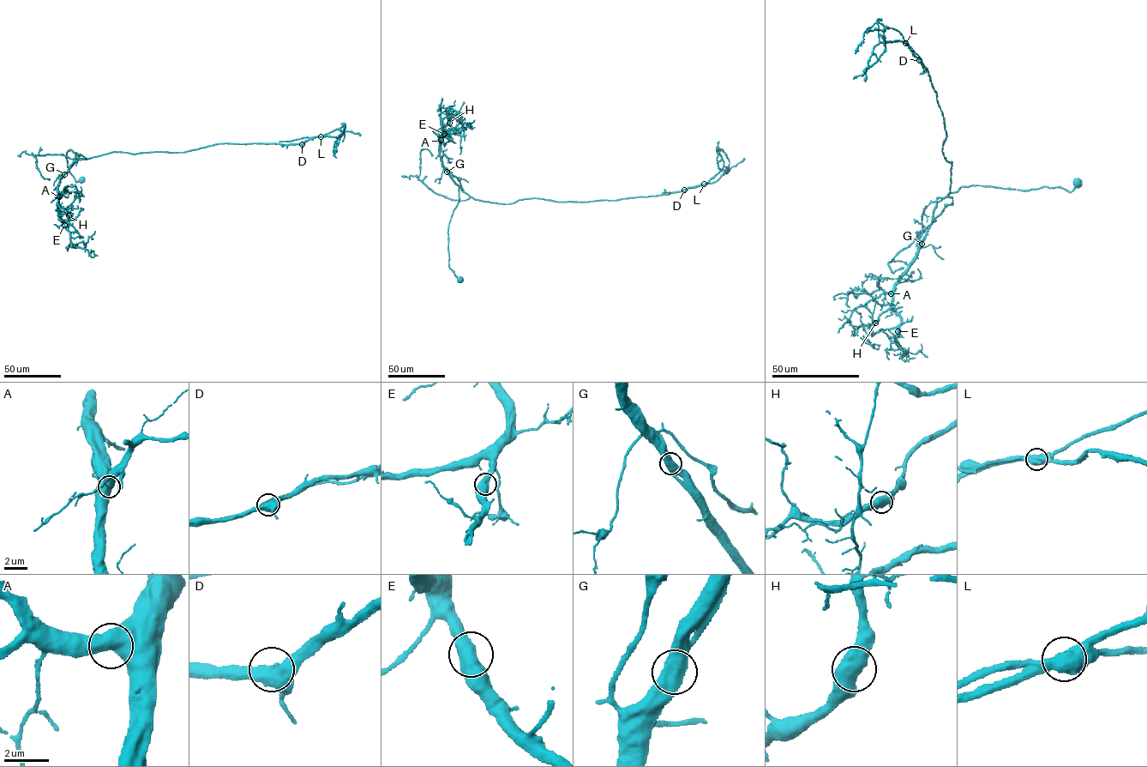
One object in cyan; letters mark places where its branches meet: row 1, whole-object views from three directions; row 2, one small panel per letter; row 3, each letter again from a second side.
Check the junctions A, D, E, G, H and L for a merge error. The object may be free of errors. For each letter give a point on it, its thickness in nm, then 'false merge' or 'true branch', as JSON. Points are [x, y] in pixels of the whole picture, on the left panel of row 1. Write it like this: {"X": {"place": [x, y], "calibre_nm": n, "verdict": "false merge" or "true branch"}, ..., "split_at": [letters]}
{"A": {"place": [59, 196], "calibre_nm": 600, "verdict": "true branch"}, "D": {"place": [302, 144], "calibre_nm": 650, "verdict": "true branch"}, "E": {"place": [64, 225], "calibre_nm": 600, "verdict": "true branch"}, "G": {"place": [64, 174], "calibre_nm": 600, "verdict": "true branch"}, "H": {"place": [69, 215], "calibre_nm": 650, "verdict": "true branch"}, "L": {"place": [321, 136], "calibre_nm": 700, "verdict": "false merge"}, "split_at": ["L"]}

